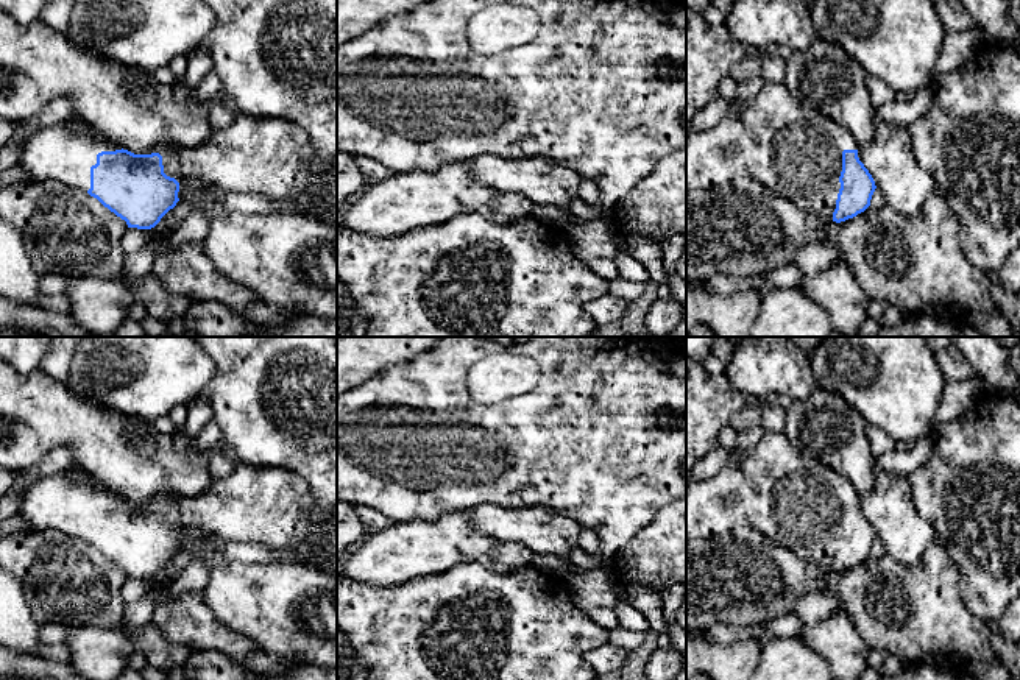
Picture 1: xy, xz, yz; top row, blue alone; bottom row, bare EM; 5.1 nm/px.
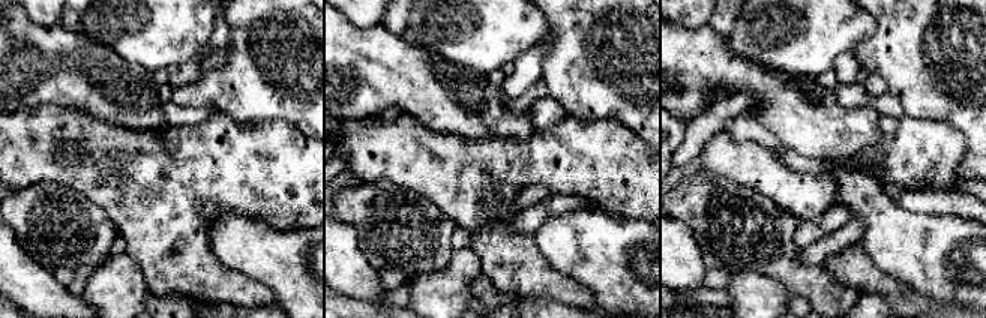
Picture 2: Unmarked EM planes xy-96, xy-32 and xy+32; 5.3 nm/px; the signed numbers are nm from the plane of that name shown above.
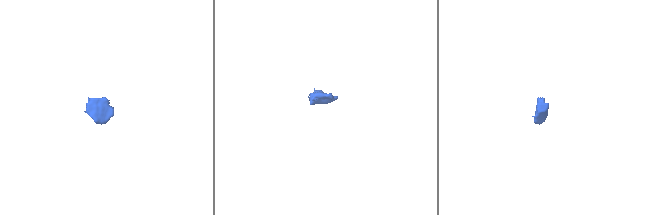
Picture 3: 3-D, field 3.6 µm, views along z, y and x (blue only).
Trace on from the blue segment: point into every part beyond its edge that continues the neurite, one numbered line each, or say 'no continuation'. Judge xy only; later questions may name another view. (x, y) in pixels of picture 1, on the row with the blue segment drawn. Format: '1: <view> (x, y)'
1: xy (56, 152)

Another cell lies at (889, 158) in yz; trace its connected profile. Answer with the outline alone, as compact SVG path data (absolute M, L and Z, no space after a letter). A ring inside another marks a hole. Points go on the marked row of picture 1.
M875 115L873 139L859 147L861 162L881 190L886 204L914 217L937 189L930 172L914 158L908 126L881 120Z

